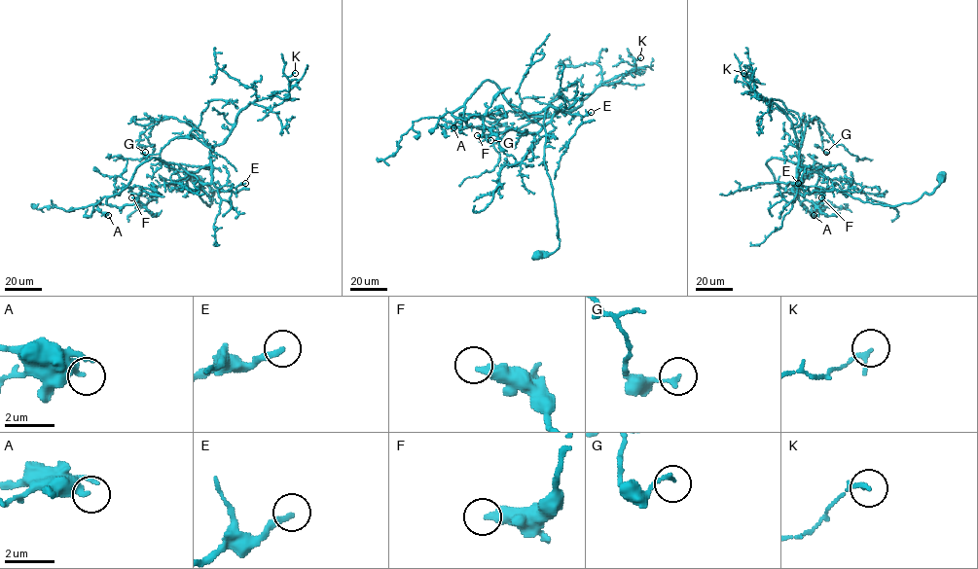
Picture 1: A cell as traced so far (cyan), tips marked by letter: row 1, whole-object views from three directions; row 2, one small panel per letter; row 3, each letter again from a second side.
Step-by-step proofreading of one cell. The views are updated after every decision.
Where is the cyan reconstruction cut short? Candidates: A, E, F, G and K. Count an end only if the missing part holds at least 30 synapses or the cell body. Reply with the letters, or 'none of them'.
E

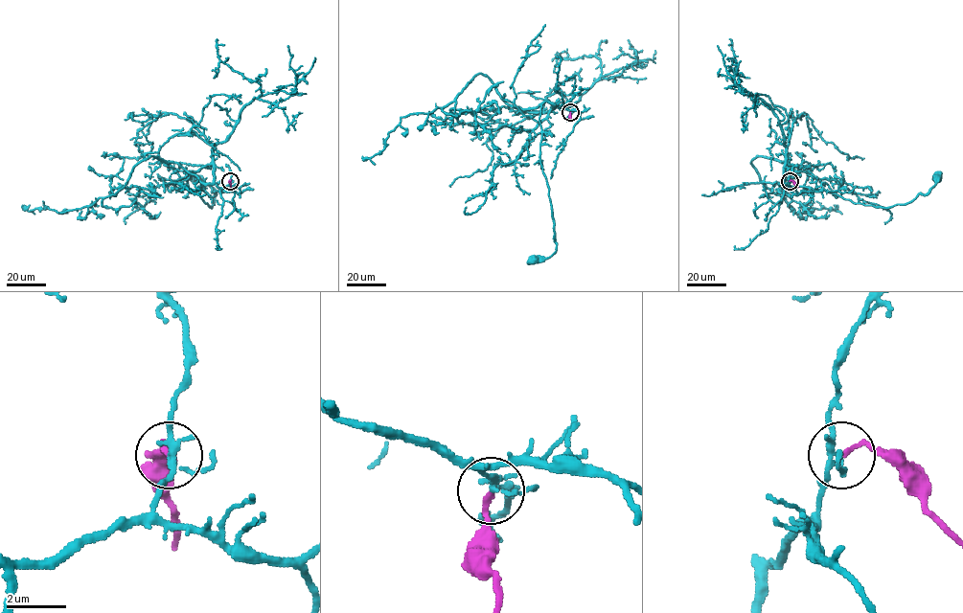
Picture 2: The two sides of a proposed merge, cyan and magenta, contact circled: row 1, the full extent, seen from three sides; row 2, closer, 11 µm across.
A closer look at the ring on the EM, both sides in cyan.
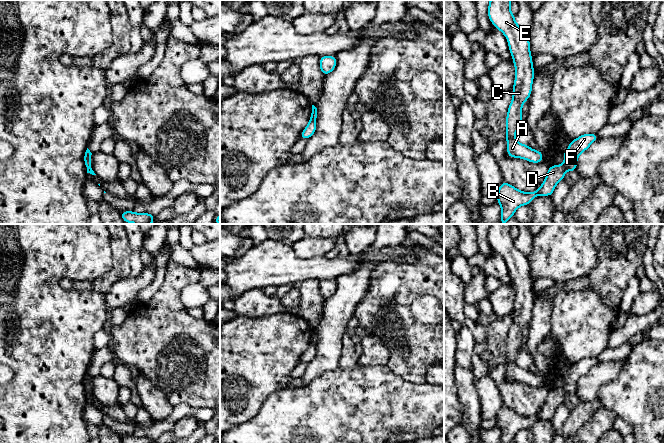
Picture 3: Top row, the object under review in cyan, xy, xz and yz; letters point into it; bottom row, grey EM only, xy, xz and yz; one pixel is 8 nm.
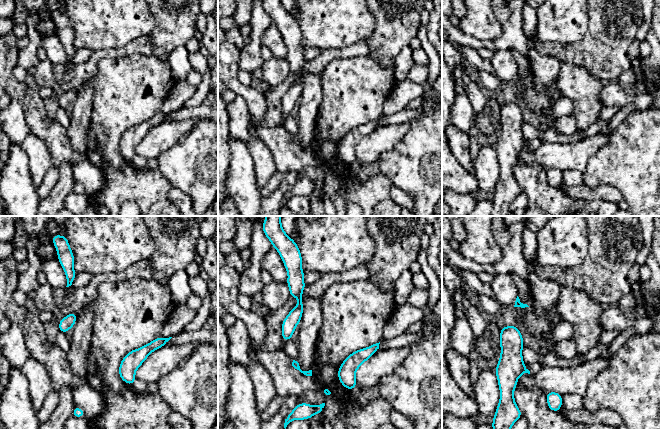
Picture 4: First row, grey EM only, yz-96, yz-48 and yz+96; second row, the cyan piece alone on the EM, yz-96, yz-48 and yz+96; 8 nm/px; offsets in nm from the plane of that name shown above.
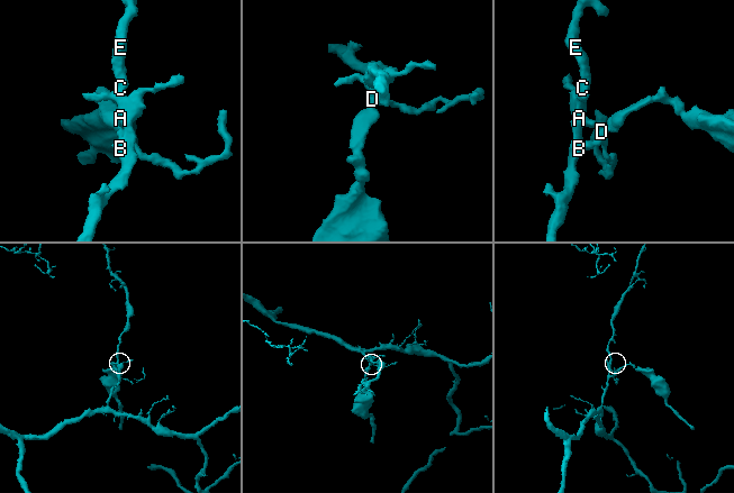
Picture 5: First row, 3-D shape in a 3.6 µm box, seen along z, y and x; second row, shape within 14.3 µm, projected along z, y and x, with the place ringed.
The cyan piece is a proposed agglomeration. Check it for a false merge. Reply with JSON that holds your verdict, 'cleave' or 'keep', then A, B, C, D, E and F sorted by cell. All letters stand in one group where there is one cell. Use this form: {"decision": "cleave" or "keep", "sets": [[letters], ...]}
{"decision": "cleave", "sets": [["A", "B", "C", "D", "E"], ["F"]]}

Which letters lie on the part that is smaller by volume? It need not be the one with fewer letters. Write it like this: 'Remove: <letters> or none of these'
Remove: F

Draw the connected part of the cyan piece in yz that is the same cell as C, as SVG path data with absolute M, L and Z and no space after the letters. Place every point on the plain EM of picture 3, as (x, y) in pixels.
M490 224L488 241L495 252L500 254L509 268L509 275L515 290L515 305L513 322L508 331L506 341L507 379L513 382L522 382L532 387L541 387L543 377L533 374L516 364L516 356L521 350L522 330L529 323L532 316L534 292L530 277L528 258L515 245L511 237L512 224Z

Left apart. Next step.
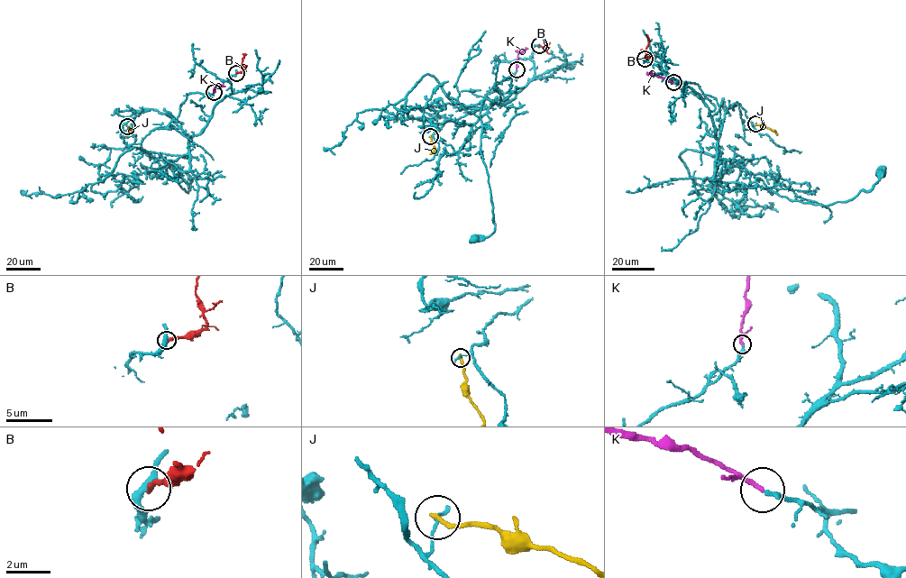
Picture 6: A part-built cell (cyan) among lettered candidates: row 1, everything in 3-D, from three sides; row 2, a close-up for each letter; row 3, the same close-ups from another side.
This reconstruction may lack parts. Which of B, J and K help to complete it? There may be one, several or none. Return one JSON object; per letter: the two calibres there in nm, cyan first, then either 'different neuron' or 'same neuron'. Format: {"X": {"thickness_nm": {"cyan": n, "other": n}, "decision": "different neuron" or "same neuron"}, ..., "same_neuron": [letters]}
{"B": {"thickness_nm": {"cyan": 340, "other": 240}, "decision": "different neuron"}, "J": {"thickness_nm": {"cyan": 160, "other": 240}, "decision": "different neuron"}, "K": {"thickness_nm": {"cyan": 190, "other": 200}, "decision": "same neuron"}, "same_neuron": ["K"]}

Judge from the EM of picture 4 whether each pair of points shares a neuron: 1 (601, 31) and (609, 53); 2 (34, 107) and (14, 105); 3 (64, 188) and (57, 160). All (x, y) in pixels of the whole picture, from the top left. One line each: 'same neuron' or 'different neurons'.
1: same neuron
2: different neurons
3: different neurons

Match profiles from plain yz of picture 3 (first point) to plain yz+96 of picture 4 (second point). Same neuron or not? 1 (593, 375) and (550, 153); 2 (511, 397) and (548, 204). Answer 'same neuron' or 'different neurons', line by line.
1: same neuron
2: same neuron

